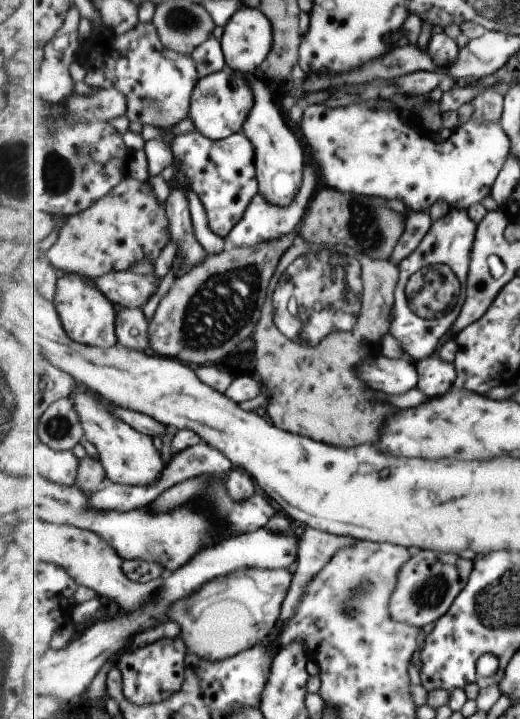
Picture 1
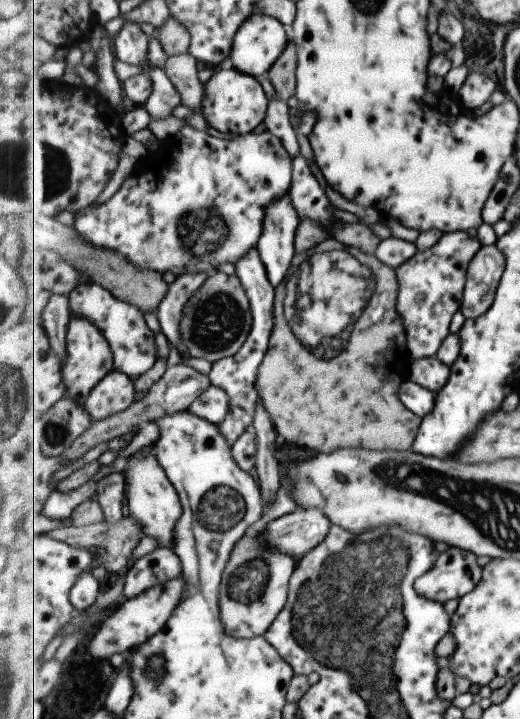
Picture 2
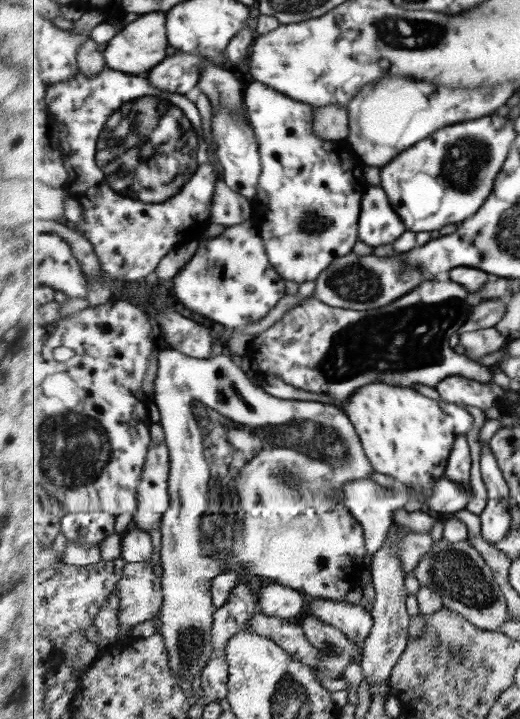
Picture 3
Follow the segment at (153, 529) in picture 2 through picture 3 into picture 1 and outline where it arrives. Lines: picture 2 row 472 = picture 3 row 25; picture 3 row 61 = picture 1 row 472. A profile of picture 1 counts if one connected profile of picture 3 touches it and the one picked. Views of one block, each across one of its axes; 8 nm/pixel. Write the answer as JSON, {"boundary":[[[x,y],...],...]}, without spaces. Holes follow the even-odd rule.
{"boundary":[[[77,384],[72,399],[79,420],[83,423],[85,437],[96,447],[108,482],[151,486],[163,476],[167,463],[161,461],[160,450],[155,448],[151,435],[135,430],[131,424],[119,418],[119,414],[115,414],[115,410],[111,410],[111,406],[105,404],[105,398],[86,384]]]}

